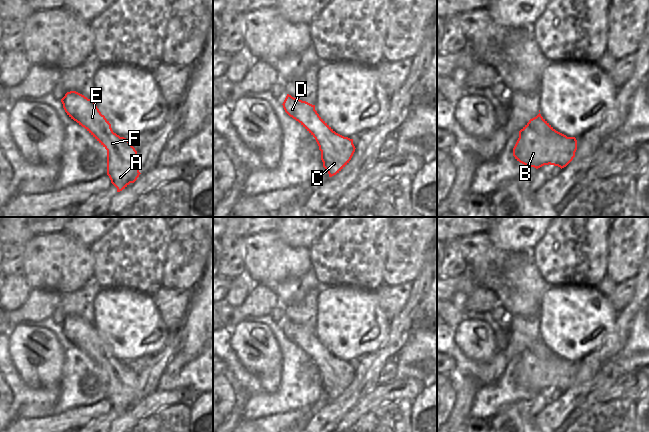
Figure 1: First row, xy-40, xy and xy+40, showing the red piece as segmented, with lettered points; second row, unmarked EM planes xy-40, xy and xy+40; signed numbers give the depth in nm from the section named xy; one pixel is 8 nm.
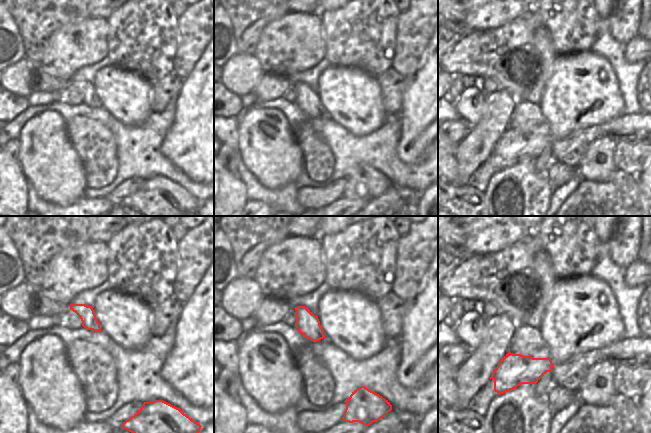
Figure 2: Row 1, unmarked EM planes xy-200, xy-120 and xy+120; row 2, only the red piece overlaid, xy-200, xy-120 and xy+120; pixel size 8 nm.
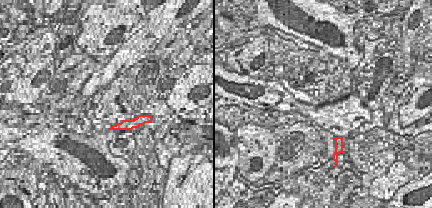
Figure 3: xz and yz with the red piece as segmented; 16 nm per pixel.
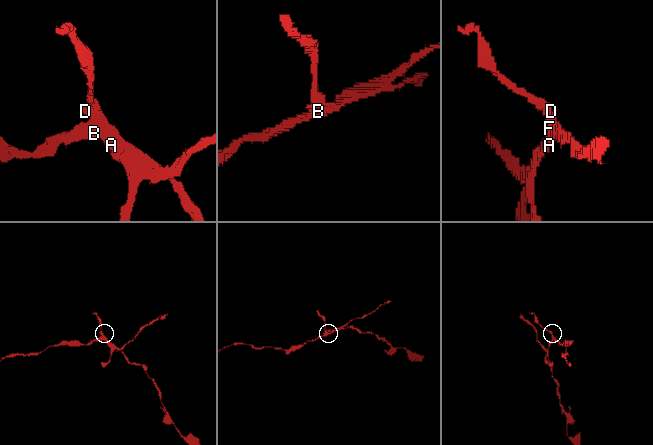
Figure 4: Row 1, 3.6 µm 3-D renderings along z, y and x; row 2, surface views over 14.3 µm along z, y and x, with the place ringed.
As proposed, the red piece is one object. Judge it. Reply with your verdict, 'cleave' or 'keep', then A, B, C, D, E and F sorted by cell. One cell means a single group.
cleave; groups A C D E F / B

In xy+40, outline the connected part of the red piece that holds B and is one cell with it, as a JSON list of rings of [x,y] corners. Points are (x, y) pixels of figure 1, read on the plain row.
[[[539,337],[519,355],[513,380],[520,387],[536,393],[552,385],[569,384],[573,368],[556,355]]]

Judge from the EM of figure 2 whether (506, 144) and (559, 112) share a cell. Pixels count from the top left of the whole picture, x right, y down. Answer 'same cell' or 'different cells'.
different cells

